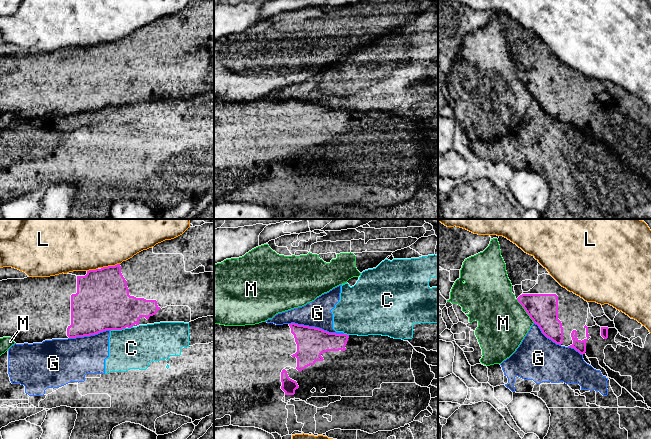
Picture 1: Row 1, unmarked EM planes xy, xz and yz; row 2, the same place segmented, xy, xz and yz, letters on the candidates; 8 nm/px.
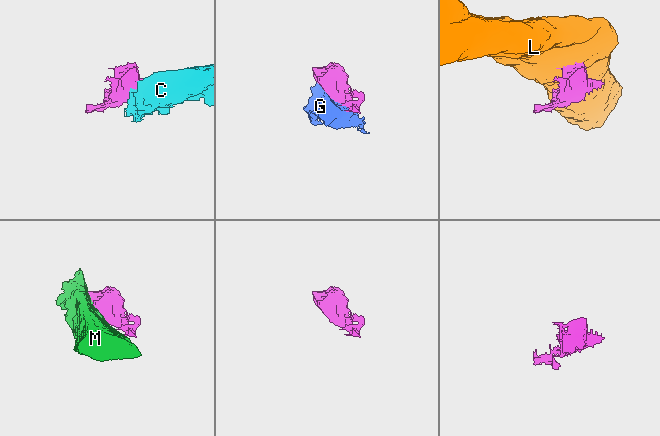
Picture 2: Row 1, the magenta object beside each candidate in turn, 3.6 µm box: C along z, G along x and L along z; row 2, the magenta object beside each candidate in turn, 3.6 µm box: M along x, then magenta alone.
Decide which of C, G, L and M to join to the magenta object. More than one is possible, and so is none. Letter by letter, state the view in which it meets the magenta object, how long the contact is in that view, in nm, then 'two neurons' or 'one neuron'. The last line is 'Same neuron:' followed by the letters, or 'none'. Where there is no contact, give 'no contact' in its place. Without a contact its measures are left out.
C: contact in xy; length 130 nm; two neurons
G: contact in xz; length 440 nm; two neurons
L: contact in xy; length 160 nm; two neurons
M: contact in yz; length 240 nm; two neurons
Same neuron: none

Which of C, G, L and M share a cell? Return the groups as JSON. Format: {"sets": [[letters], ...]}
{"sets": [["C", "G"], ["L"], ["M"]]}

